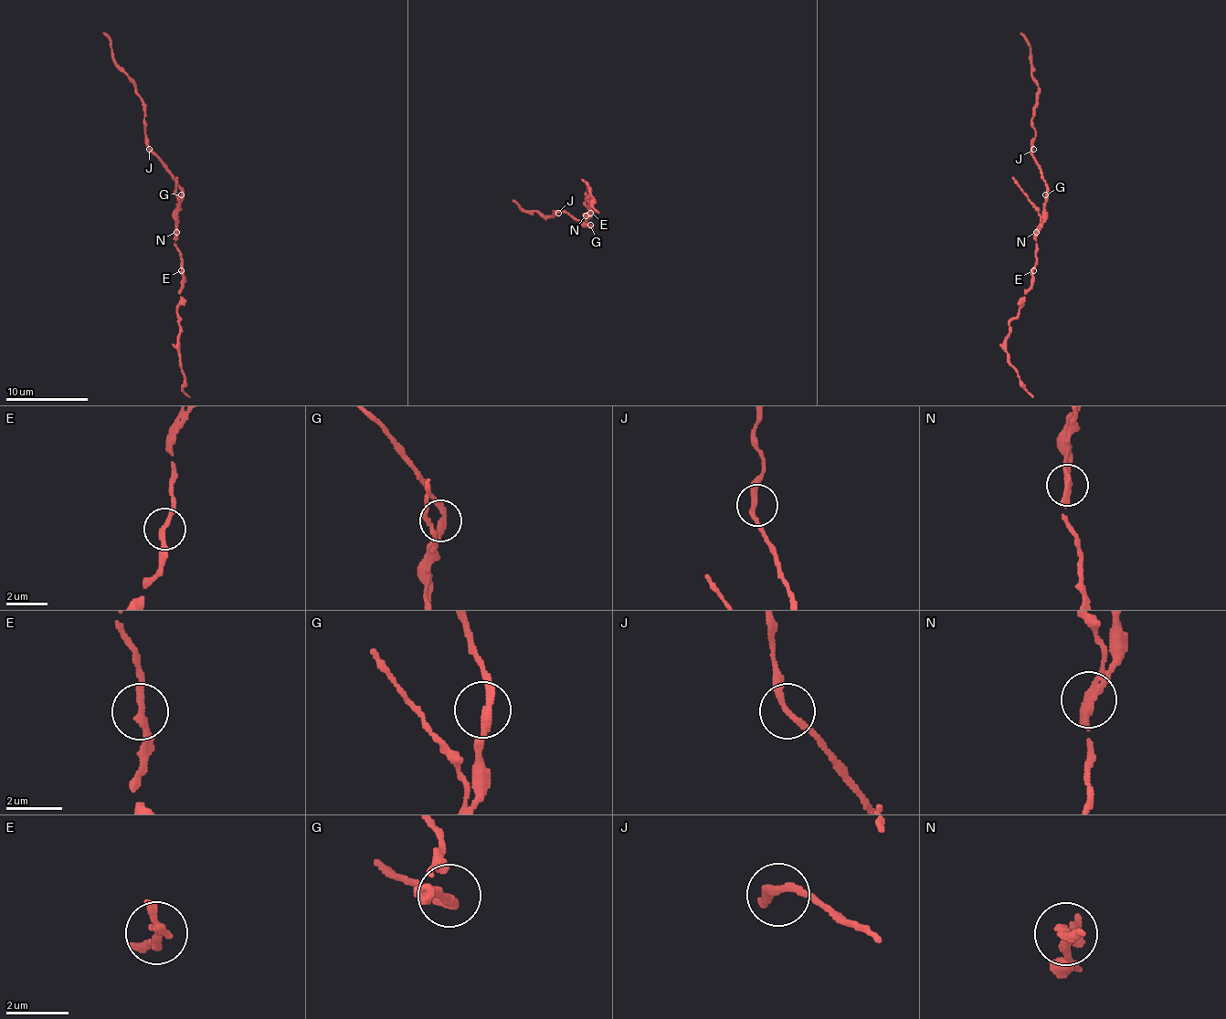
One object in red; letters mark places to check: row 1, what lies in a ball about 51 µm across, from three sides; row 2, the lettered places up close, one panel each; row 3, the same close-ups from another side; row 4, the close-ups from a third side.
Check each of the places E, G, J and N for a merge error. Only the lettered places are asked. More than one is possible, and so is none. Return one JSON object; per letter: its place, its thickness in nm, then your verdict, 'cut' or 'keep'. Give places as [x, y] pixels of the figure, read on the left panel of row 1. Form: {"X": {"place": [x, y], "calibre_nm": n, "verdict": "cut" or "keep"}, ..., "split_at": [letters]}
{"E": {"place": [181, 270], "calibre_nm": 220, "verdict": "keep"}, "G": {"place": [181, 194], "calibre_nm": 280, "verdict": "keep"}, "J": {"place": [149, 149], "calibre_nm": 240, "verdict": "keep"}, "N": {"place": [176, 232], "calibre_nm": 280, "verdict": "cut"}, "split_at": ["N"]}

